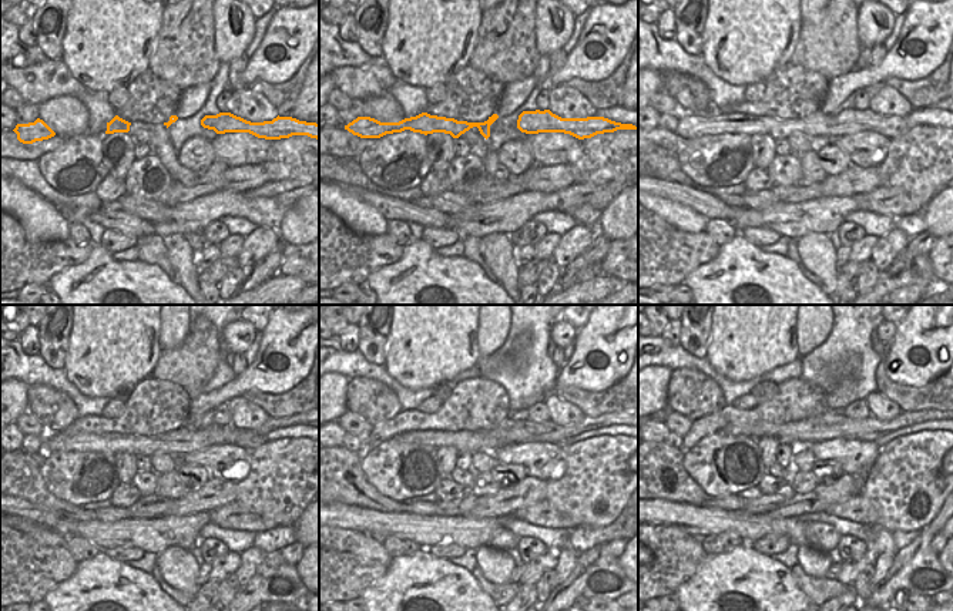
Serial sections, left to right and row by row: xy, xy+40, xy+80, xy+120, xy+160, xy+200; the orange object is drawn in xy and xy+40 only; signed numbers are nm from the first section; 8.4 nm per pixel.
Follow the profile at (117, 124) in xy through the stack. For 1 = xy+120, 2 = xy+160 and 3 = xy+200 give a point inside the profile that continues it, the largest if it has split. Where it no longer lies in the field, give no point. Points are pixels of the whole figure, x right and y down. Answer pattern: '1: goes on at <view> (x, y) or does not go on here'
1: goes on at xy+120 (184, 440)
2: goes on at xy+160 (489, 442)
3: goes on at xy+200 (816, 435)

